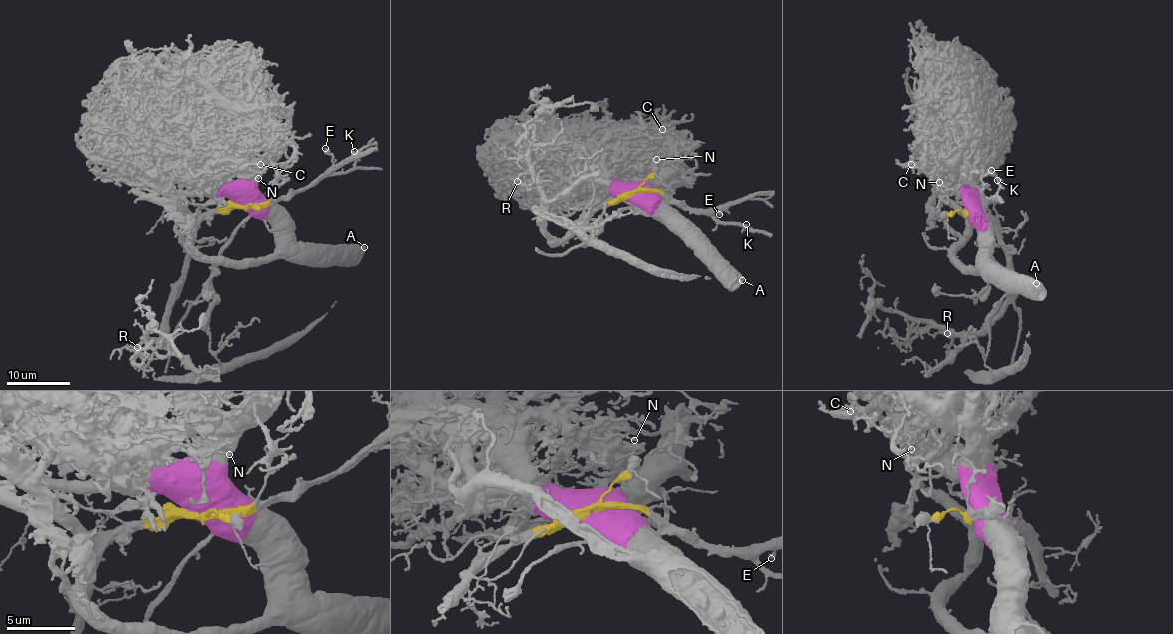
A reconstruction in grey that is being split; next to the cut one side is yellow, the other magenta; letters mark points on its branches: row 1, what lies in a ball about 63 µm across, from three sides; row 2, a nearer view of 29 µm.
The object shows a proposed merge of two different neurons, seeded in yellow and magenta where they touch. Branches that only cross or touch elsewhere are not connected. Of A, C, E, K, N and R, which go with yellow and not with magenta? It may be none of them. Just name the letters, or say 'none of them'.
E, K, R

